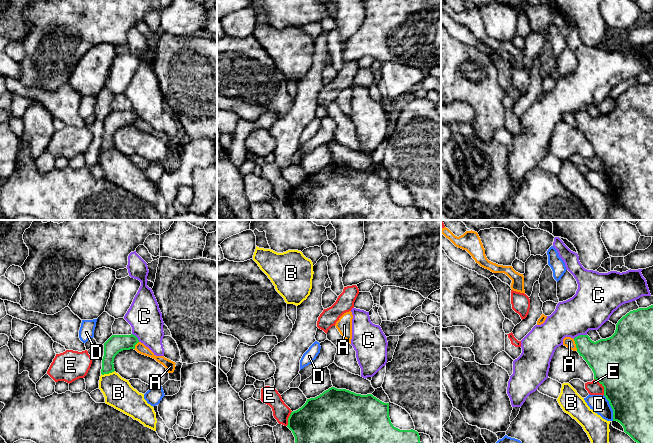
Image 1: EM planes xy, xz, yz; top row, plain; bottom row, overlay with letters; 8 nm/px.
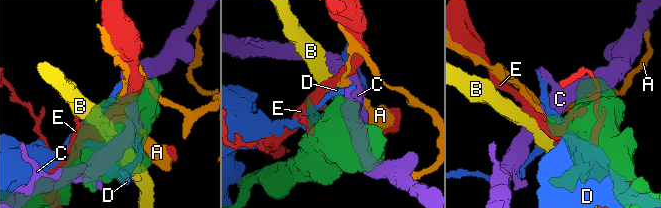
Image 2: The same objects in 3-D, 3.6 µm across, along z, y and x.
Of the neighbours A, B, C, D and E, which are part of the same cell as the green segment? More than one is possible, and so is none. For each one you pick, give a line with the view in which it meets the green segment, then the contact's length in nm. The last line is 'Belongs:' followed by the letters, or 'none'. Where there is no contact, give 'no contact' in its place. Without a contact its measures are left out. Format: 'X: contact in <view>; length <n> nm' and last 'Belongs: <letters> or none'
Belongs: none

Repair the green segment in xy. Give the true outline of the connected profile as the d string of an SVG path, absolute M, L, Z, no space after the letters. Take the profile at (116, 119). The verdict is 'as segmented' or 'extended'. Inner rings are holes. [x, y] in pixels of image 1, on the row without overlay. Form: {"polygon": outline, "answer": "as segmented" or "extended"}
{"polygon": "M112 111L104 119L104 132L102 135L101 150L109 150L115 147L114 145L114 134L115 132L123 127L135 125L135 121L139 118L138 114L131 111Z", "answer": "as segmented"}

